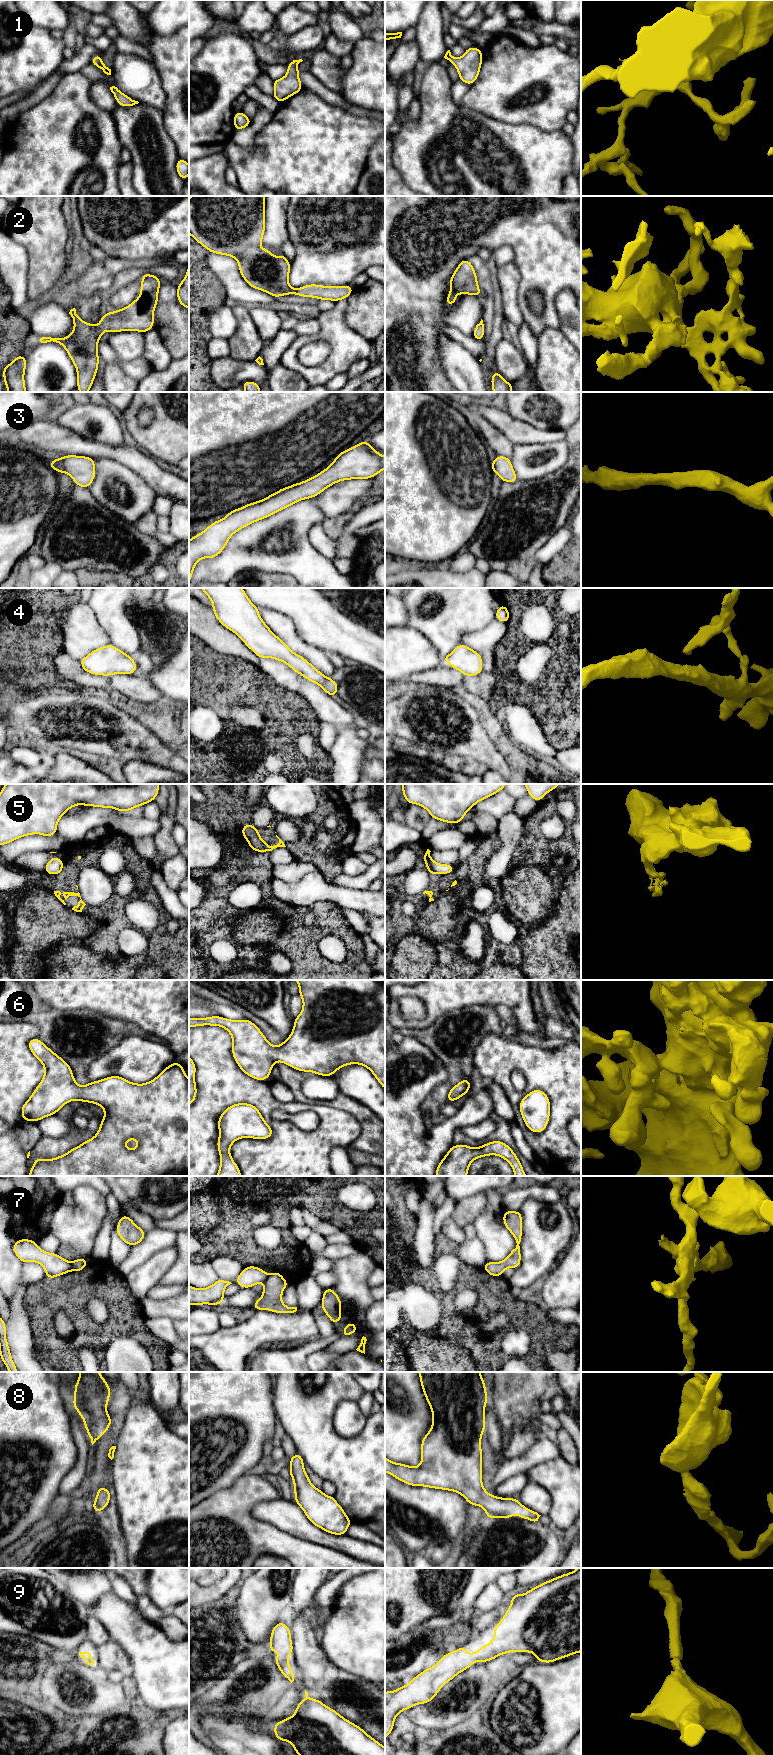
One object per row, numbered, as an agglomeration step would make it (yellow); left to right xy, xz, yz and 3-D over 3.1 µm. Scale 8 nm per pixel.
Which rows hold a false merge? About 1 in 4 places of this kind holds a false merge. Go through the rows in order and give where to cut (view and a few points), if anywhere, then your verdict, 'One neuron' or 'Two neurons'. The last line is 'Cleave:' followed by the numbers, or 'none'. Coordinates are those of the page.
1: No split. One neuron
2: No split. One neuron
3: No split. One neuron
4: No split. One neuron
5: Split along xz (269, 846), (270, 850). Two neurons
6: No split. One neuron
7: Split along xy (70, 1263), (71, 1270). Two neurons
8: No split. One neuron
9: No split. One neuron
Cleave: 5, 7

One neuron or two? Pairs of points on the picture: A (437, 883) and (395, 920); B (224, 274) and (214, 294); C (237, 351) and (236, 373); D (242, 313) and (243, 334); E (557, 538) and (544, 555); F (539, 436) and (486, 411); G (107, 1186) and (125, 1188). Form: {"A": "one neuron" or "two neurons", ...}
{"A": "one neuron", "B": "two neurons", "C": "two neurons", "D": "one neuron", "E": "one neuron", "F": "one neuron", "G": "one neuron"}

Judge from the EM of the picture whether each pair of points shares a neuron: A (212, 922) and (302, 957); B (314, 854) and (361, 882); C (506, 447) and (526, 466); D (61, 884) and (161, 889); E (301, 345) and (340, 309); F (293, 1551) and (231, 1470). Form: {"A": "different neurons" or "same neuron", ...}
{"A": "same neuron", "B": "different neurons", "C": "different neurons", "D": "different neurons", "E": "same neuron", "F": "different neurons"}

